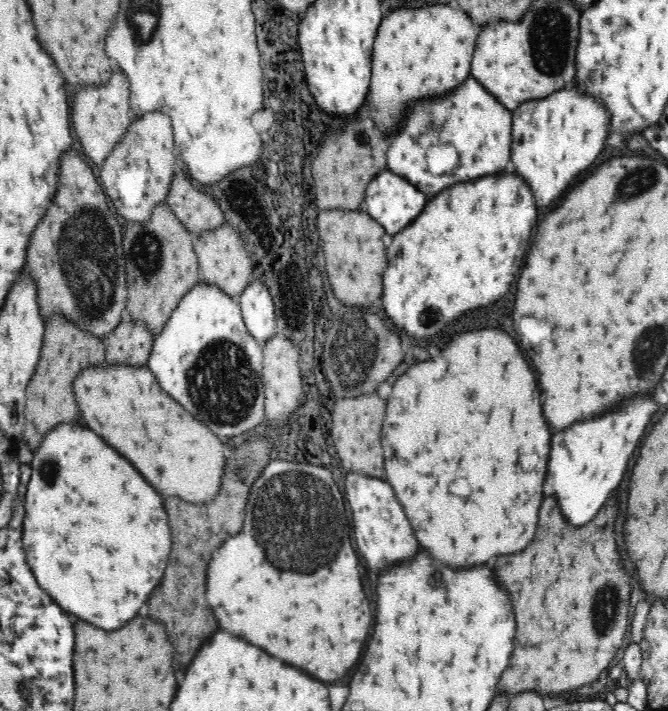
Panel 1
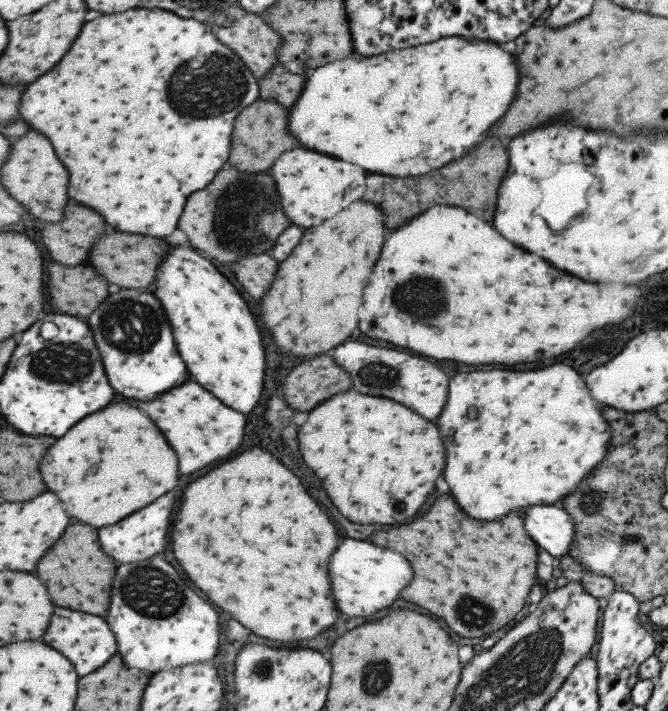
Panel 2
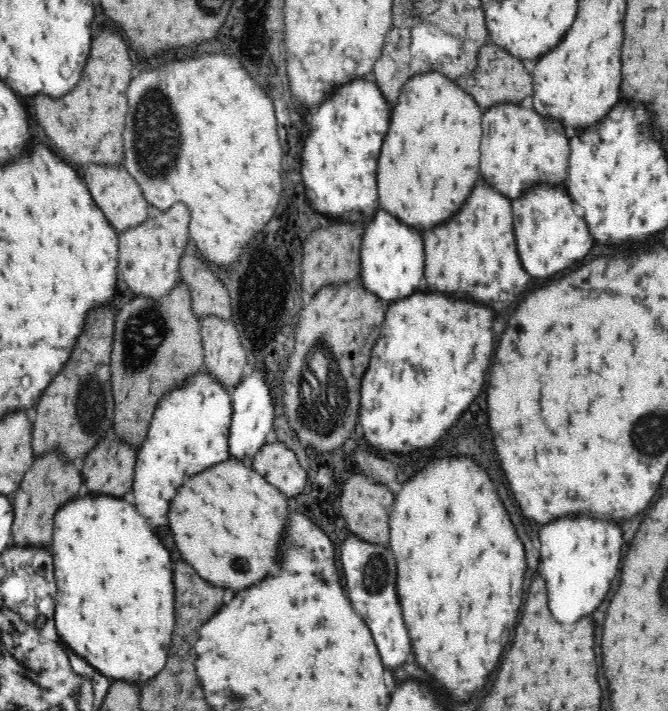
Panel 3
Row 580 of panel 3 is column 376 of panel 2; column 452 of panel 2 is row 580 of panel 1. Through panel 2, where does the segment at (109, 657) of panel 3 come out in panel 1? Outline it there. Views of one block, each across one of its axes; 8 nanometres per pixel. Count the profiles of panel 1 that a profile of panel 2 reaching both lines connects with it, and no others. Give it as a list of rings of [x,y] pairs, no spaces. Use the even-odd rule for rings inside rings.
[[[76,423],[50,428],[32,450],[32,478],[26,488],[22,548],[37,583],[62,610],[104,630],[118,630],[132,620],[158,587],[171,555],[171,530],[158,492],[96,432]]]

